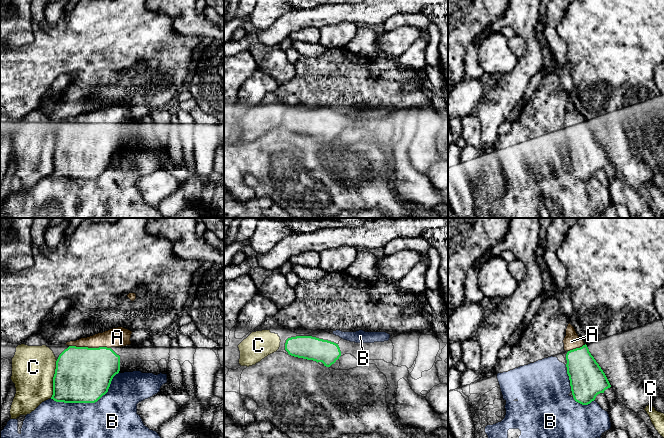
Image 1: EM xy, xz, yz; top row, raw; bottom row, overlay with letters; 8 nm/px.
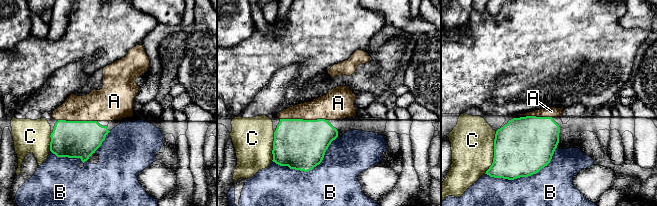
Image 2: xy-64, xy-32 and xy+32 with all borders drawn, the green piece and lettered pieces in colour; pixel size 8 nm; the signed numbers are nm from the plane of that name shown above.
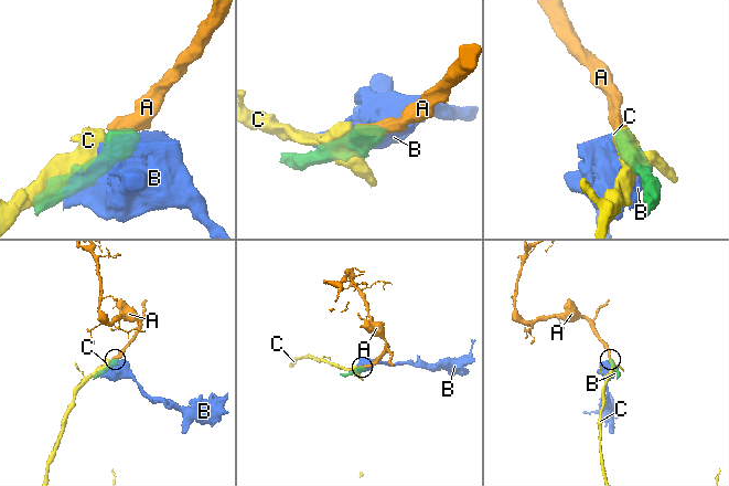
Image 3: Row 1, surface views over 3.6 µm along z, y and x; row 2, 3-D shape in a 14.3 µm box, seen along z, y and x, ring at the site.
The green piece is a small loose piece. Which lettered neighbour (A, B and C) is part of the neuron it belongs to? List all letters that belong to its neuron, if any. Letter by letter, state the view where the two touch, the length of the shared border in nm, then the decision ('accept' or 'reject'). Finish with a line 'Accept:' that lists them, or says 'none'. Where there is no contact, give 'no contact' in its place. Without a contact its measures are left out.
A: contact in xy; length 340 nm; accept
B: contact in xy; length 600 nm; reject
C: contact in xy; length 300 nm; reject
Accept: A

